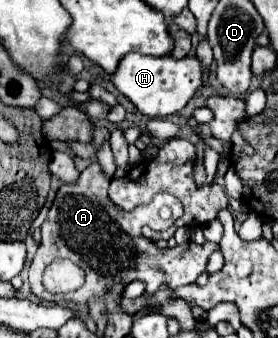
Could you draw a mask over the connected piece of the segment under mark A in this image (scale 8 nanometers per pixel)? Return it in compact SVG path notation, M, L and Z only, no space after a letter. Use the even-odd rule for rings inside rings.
M92 162L74 184L62 184L56 192L54 204L44 220L42 234L44 240L30 264L30 288L44 302L74 302L88 304L92 298L108 298L112 286L126 286L134 280L146 284L146 294L154 294L160 284L168 284L170 288L180 288L186 284L194 284L196 278L206 270L206 262L214 250L218 250L216 242L192 244L176 248L158 248L152 240L144 238L140 232L142 208L134 212L124 212L116 208L108 198L108 184L104 180L102 168L98 162ZM56 258L66 258L78 264L86 272L86 282L78 292L70 294L46 294L42 286L44 268Z

